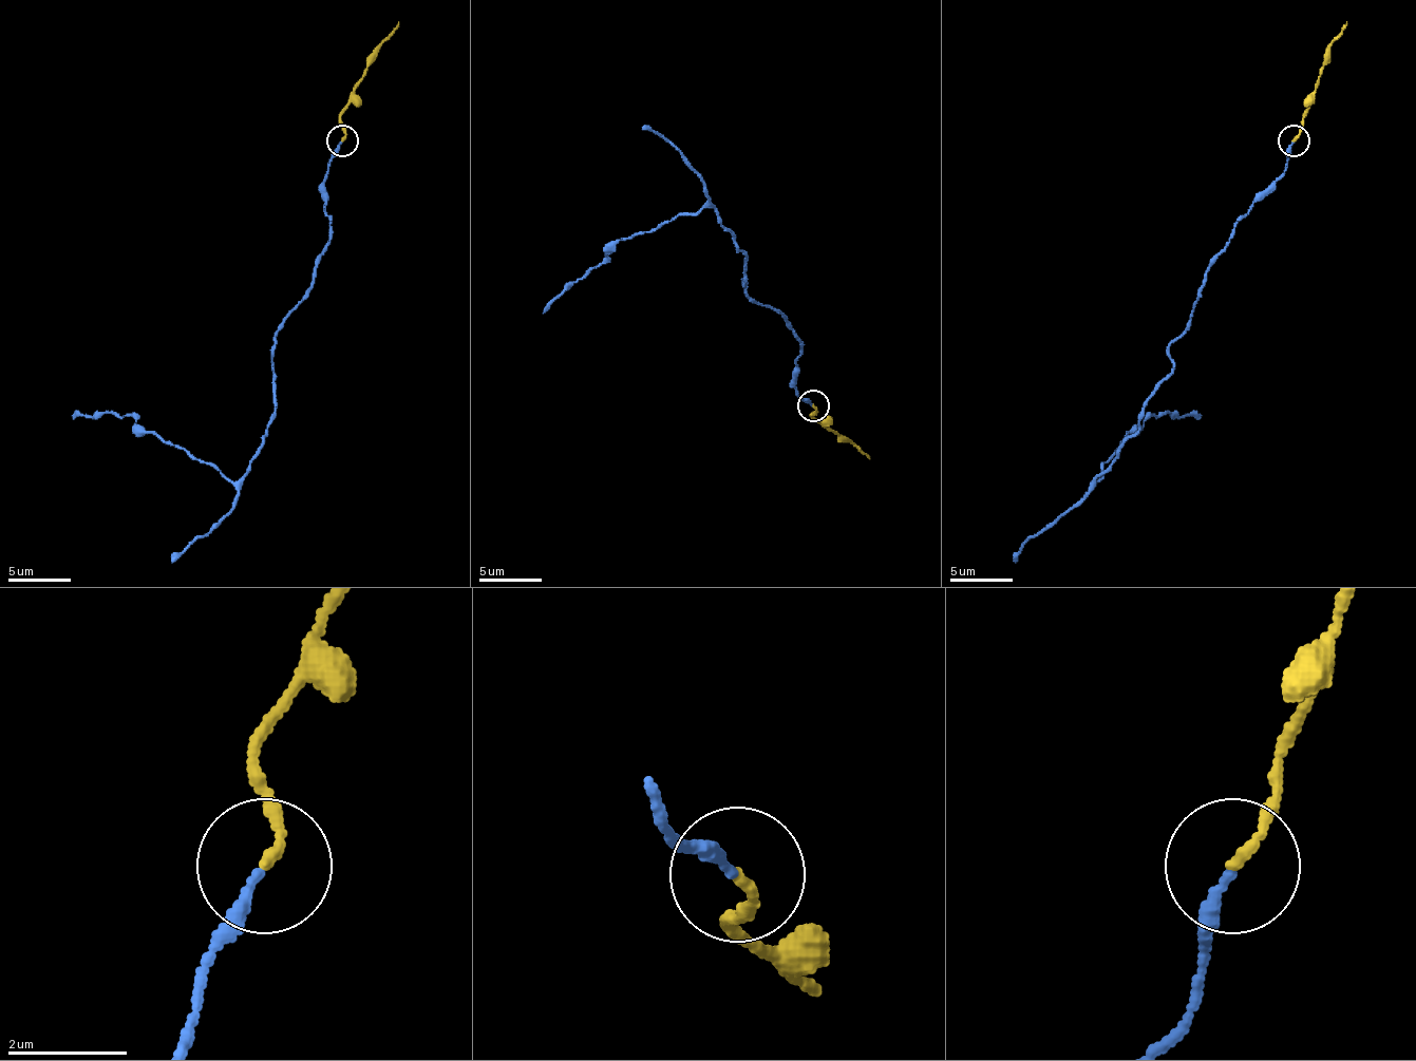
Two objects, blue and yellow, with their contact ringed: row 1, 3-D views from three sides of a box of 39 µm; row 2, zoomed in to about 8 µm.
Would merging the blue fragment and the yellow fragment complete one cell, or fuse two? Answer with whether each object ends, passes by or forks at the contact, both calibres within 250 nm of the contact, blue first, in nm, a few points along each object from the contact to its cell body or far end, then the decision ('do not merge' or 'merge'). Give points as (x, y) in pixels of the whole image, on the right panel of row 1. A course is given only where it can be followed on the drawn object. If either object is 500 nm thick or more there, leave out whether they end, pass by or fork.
blue ends there; yellow ends there; 190 nm thick on the blue side, 160 nm on the other; blue runs (1295, 143), (1285, 171), (1210, 268), (1169, 346), (1172, 371), (1119, 455), (1094, 477), (1150, 415), (1201, 415); yellow runs (1295, 139), (1303, 112), (1313, 102), (1325, 49), (1347, 21); do not merge

